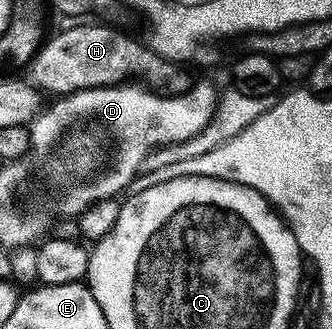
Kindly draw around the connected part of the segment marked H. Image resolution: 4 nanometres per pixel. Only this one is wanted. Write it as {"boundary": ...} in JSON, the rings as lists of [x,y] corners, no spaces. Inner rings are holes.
{"boundary":[[[82,21],[79,27],[70,27],[59,35],[51,34],[39,47],[28,64],[29,82],[39,91],[51,96],[72,95],[93,87],[117,87],[127,81],[137,81],[159,95],[182,95],[192,86],[192,78],[181,62],[165,59],[145,42],[137,43],[110,27],[101,27],[98,21]]]}

